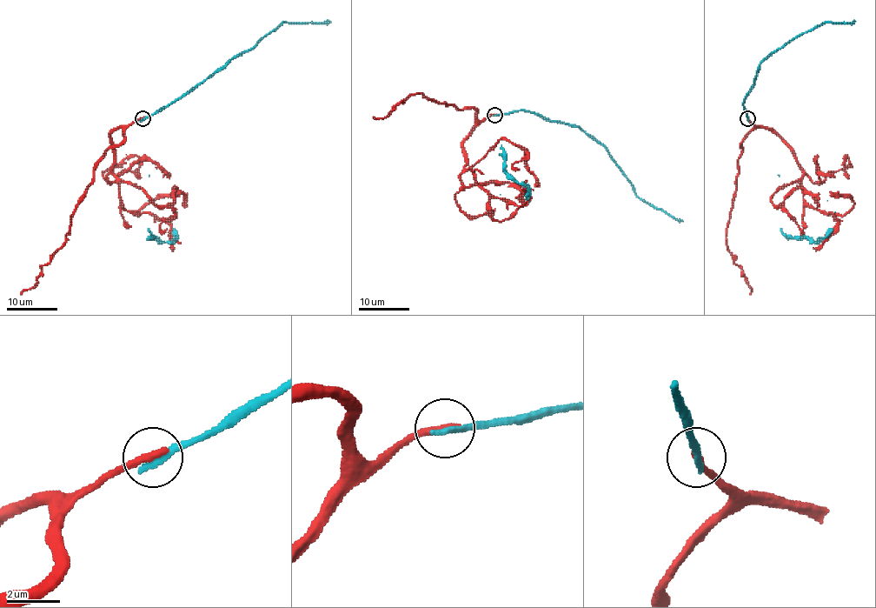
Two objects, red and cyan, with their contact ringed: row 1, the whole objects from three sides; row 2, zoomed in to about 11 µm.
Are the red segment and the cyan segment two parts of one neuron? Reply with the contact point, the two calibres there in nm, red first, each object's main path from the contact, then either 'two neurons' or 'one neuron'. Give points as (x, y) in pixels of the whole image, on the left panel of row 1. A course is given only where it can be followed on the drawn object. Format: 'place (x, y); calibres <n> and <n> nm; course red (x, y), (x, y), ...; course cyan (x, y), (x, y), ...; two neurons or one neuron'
place (142, 118); calibres 320 and 300 nm; course red (142, 119), (135, 120), (125, 138), (98, 162), (71, 218), (66, 242), (42, 266), (33, 287), (21, 294); course cyan (142, 119), (175, 101), (282, 23), (330, 21); two neurons

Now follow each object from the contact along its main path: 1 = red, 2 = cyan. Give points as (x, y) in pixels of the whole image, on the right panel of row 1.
1: (747, 119), (753, 128), (740, 143), (736, 197), (726, 242), (726, 250), (742, 270), (751, 290), (750, 294)
2: (747, 119), (743, 101), (753, 84), (759, 65), (781, 46), (826, 23), (853, 21)

